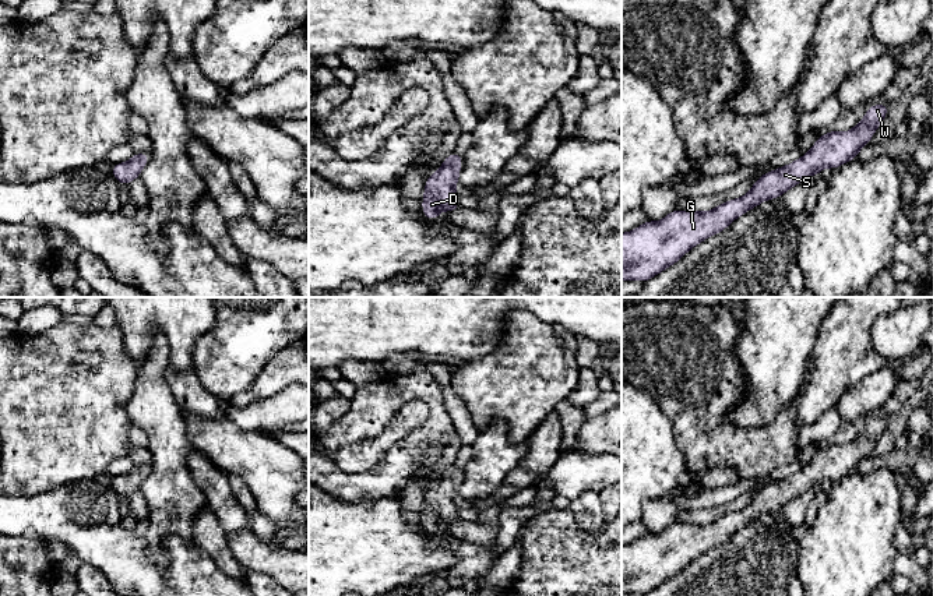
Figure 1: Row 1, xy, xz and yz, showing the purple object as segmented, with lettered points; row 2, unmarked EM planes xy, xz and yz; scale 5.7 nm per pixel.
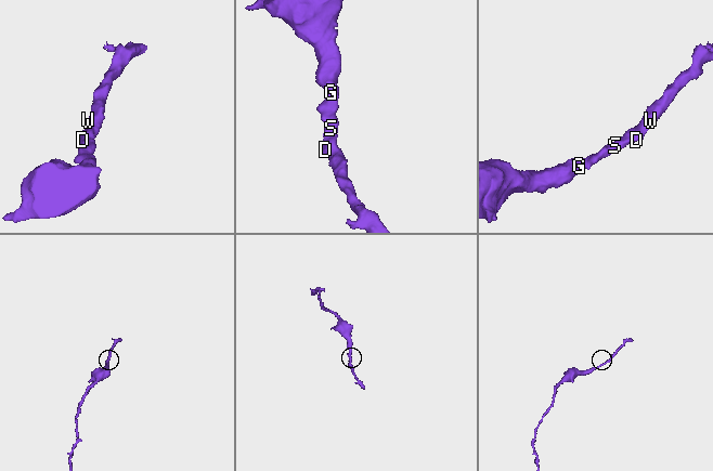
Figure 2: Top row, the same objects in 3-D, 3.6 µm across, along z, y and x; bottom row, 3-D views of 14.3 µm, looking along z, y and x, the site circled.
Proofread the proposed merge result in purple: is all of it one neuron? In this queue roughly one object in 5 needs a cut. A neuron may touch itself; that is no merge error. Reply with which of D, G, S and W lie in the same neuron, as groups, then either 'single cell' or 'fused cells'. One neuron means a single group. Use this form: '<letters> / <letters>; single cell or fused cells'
D G S W; single cell

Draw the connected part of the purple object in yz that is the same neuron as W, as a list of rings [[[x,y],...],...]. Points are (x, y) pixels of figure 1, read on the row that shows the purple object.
[[[890,105],[870,106],[863,119],[851,130],[830,130],[821,134],[805,155],[786,166],[760,176],[740,198],[722,202],[710,211],[670,211],[661,221],[647,221],[622,233],[622,282],[647,282],[679,262],[684,254],[705,239],[723,232],[761,202],[775,200],[823,169],[837,169],[858,159],[859,151],[870,144],[884,121]]]

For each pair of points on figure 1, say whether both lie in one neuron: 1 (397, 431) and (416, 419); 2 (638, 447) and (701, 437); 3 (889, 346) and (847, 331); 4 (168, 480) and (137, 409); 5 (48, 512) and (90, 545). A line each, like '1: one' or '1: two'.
1: one
2: two
3: two
4: one
5: one

